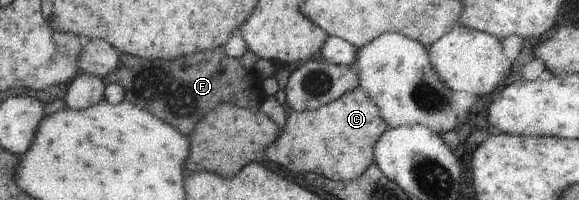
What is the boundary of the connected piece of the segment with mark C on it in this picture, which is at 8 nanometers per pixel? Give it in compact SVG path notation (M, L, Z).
M358 87L325 106L303 111L286 108L285 113L285 123L278 138L265 148L266 159L294 173L312 171L336 182L357 179L358 175L365 174L373 163L373 147L390 129L382 120L377 105L369 99L366 91Z

